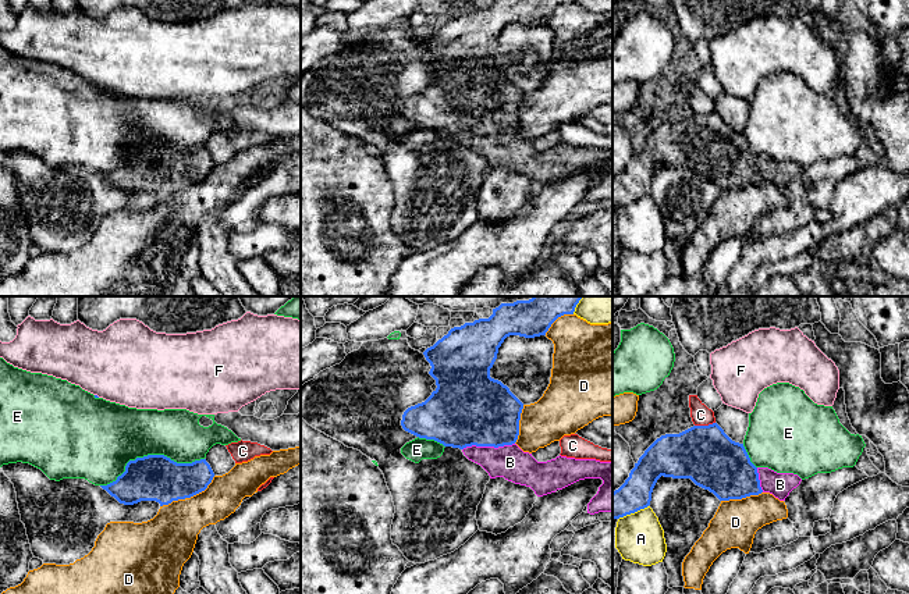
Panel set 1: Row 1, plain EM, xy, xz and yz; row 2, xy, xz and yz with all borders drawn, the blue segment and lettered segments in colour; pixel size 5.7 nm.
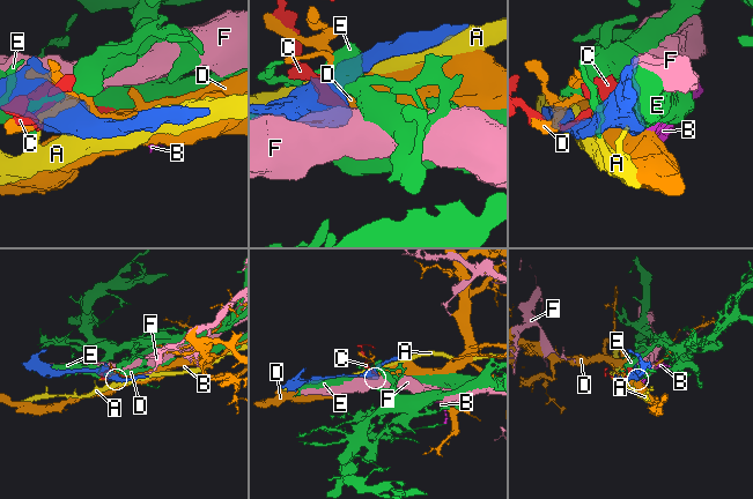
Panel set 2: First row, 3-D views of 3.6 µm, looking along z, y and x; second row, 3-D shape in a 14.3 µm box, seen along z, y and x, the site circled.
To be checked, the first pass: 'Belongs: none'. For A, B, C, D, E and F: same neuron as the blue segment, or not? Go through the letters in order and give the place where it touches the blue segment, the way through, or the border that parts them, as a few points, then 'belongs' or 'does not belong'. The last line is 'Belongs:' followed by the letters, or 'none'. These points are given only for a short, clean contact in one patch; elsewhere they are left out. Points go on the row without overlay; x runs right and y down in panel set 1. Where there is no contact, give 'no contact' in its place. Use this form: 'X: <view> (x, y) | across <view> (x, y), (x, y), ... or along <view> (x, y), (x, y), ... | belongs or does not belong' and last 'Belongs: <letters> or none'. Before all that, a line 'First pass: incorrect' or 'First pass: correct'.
First pass: incorrect
A: yz (632, 201) | does not belong
B: xz (487, 134) | across xz (468, 96), (486, 114), (487, 134), (510, 150) | belongs
C: yz (705, 114) | does not belong
D: xy (188, 185) | does not belong
E: xy (149, 143) | does not belong
F: xy (96, 84) | does not belong
Belongs: B

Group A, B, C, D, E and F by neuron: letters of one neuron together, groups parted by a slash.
A / B / C / D / E / F

